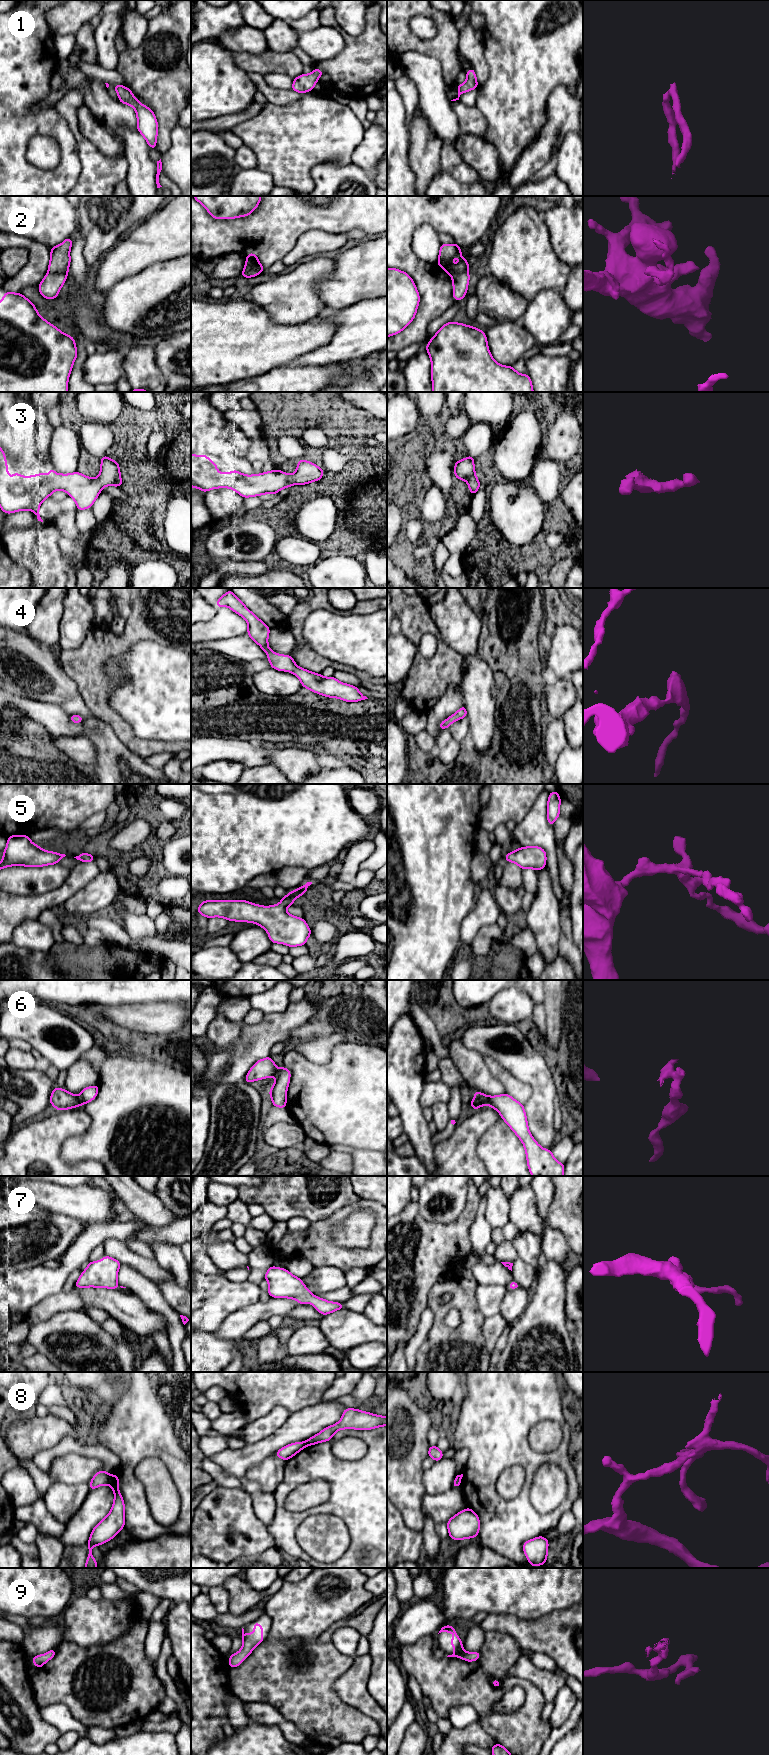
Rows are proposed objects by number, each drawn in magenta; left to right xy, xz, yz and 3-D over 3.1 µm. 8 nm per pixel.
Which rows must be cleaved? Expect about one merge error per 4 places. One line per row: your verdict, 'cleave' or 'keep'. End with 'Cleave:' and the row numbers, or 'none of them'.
1: keep
2: cleave
3: keep
4: keep
5: keep
6: cleave
7: keep
8: cleave
9: keep
Cleave: 2, 6, 8

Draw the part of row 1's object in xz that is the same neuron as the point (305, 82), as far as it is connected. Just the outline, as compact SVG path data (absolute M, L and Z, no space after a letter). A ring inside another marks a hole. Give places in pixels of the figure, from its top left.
M315 68L311 74L302 74L294 78L291 89L301 94L313 91L315 84L322 74L324 74L324 72L317 68Z

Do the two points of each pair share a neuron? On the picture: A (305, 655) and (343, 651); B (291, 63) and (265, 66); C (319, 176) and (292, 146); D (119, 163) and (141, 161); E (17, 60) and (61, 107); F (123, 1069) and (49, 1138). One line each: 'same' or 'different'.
A: different
B: same
C: different
D: different
E: different
F: different

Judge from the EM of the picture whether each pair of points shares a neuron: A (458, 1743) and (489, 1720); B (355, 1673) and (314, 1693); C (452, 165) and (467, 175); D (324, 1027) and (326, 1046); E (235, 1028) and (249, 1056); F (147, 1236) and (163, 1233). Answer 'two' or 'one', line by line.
A: two
B: two
C: one
D: two
E: two
F: one

